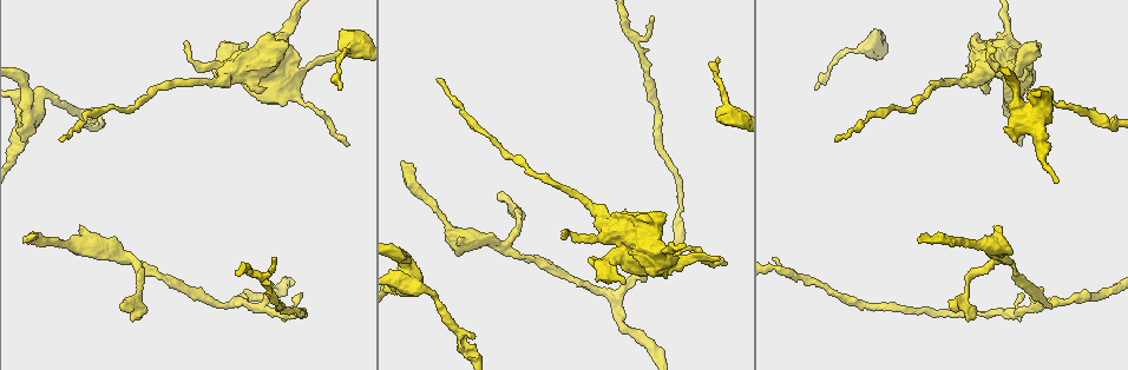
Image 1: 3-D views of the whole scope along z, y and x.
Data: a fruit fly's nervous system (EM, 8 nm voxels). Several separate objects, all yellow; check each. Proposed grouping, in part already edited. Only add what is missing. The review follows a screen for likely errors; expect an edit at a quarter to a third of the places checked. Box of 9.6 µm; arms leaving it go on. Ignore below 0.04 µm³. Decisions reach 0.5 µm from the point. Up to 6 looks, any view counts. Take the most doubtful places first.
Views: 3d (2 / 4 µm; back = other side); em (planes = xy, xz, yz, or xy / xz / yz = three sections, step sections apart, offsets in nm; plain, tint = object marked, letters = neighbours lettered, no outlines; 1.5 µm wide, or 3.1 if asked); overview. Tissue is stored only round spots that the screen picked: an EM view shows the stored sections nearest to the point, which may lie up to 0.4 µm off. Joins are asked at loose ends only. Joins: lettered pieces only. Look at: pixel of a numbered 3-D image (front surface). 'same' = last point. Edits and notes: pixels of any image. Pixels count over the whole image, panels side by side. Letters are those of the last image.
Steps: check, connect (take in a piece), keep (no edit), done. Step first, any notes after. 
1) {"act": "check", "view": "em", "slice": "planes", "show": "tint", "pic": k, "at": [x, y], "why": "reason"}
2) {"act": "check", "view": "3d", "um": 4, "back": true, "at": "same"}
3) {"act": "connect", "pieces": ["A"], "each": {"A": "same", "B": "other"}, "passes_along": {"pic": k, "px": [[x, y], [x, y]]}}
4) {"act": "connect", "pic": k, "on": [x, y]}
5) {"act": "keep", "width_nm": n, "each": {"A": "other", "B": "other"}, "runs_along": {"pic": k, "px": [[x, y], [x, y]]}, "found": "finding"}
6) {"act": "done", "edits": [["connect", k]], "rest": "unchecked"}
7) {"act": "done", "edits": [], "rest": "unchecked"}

{"act": "check", "view": "3d", "um": 4, "pic": 1, "at": [563, 232], "why": "branch stops here"}

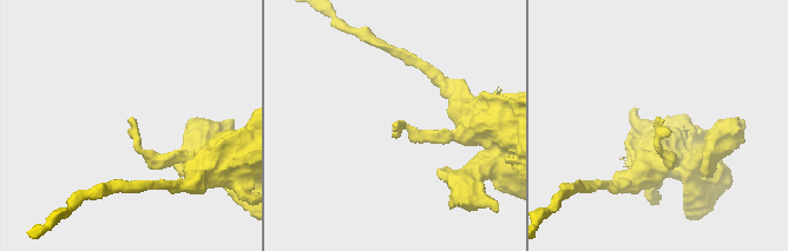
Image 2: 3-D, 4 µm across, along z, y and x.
{"act": "check", "view": "em", "slice": "yz", "step": 8, "show": "letters", "pic": 2, "at": [130, 118], "why": "now the EM"}

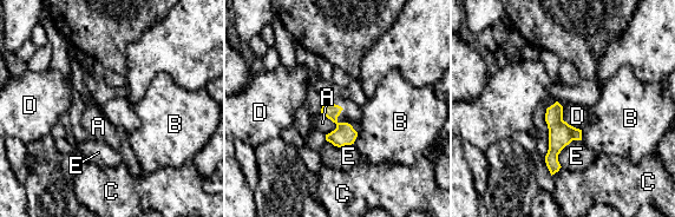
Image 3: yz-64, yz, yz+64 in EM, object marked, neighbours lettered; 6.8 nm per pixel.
{"act": "check", "view": "em", "slice": "planes", "show": "letters", "at": "same", "why": "cut it another way"}

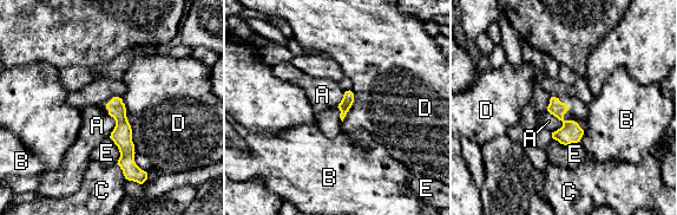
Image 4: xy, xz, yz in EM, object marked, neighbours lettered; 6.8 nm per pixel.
{"act": "keep", "each": {"A": "other", "B": "other", "C": "other", "D": "other", "E": "other"}, "border": {"pic": 4, "px": [[547, 110], [562, 122], [553, 132]]}, "found": "no lettered piece goes on from it"}

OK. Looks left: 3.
{"act": "check", "view": "3d", "um": 2, "back": true, "pic": 1, "at": [1021, 143], "why": "end of a long branch"}

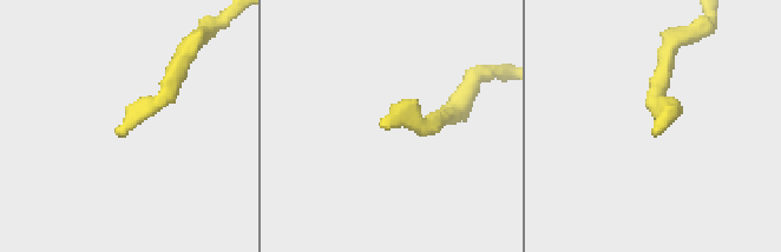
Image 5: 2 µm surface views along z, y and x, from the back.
{"act": "check", "view": "em", "slice": "planes", "show": "letters", "pic": 5, "at": [387, 128], "why": "shape alone is not enough"}

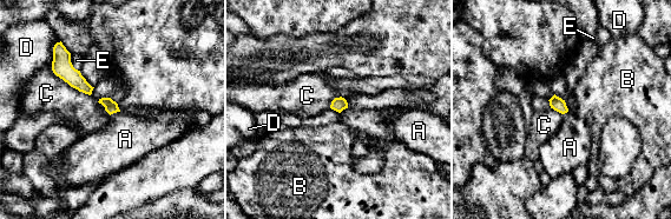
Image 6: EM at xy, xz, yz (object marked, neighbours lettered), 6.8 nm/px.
{"act": "keep", "longest_contact_nm": ["C", 320], "each": {"A": "other", "B": "other", "C": "other", "D": "other", "E": "other"}, "border": {"pic": 6, "px": [[120, 111], [113, 112], [110, 115]]}, "found": "none of them fits"}

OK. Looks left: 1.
{"act": "done", "edits": [], "rest": "unchecked"}

